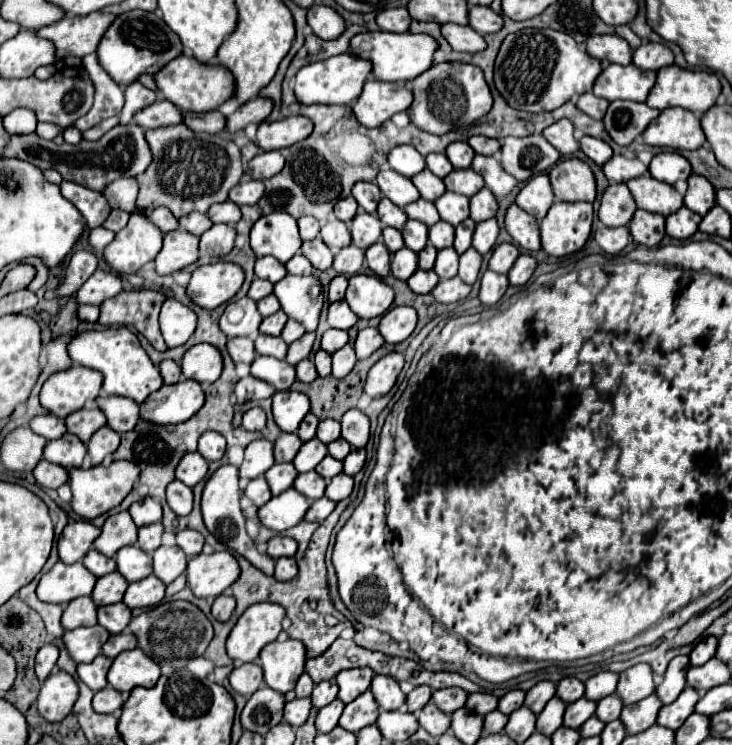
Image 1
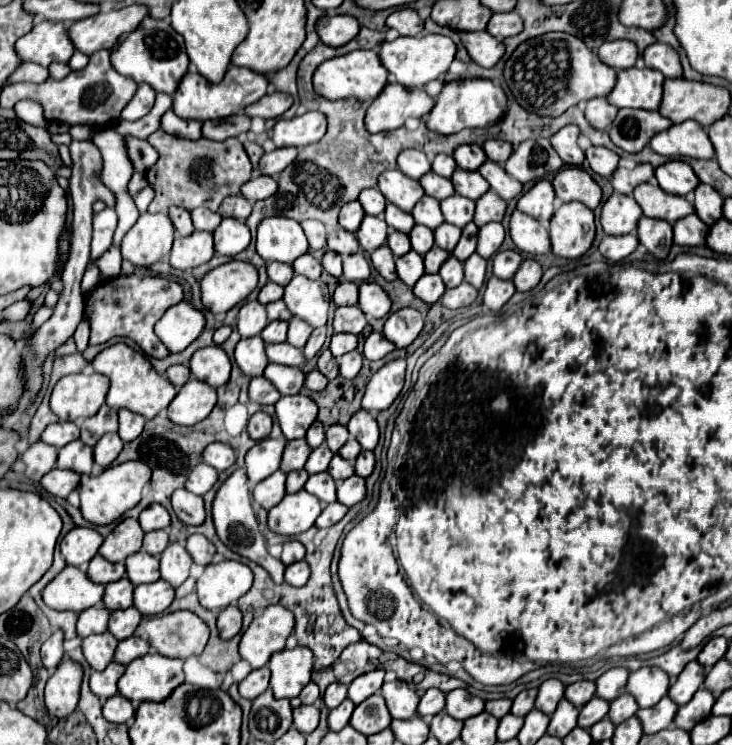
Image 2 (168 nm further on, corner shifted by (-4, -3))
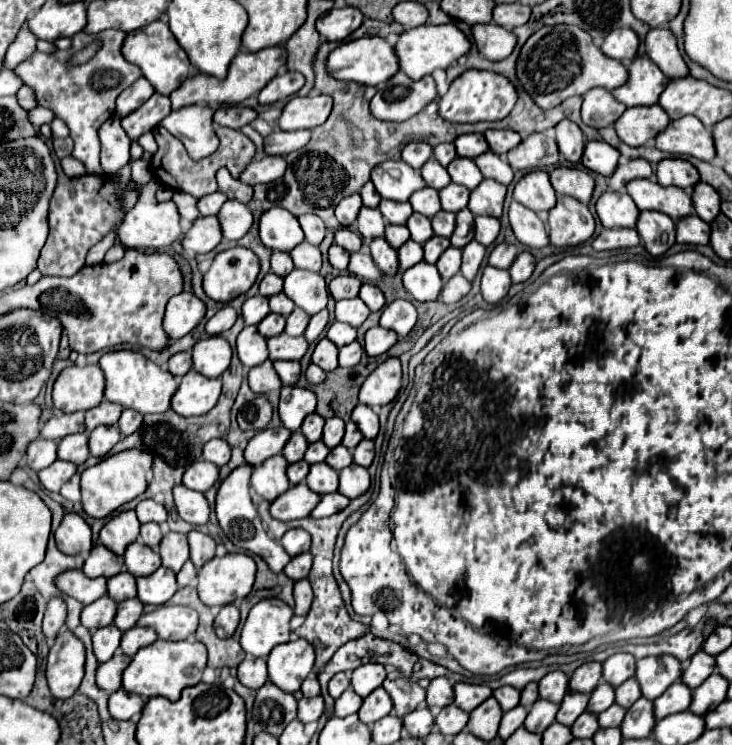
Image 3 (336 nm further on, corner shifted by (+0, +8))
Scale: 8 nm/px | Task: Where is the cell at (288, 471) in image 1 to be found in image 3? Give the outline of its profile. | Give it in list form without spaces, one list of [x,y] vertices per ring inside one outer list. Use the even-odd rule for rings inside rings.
[[[305,460],[295,462],[295,464],[289,464],[289,468],[287,468],[289,482],[291,482],[291,484],[299,484],[299,482],[303,482],[305,476],[307,476],[307,472],[309,472],[309,464],[307,464]]]

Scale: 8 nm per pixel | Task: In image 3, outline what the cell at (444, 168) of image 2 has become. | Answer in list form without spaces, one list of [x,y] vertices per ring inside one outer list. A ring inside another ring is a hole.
[[[437,144],[433,148],[433,156],[435,160],[441,164],[441,166],[449,166],[449,162],[453,158],[457,158],[457,152],[455,152],[455,144]]]

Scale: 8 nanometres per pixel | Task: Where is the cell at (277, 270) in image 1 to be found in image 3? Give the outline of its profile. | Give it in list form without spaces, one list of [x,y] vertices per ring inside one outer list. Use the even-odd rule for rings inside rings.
[[[273,252],[273,256],[271,256],[271,270],[273,270],[277,276],[285,278],[285,276],[293,270],[293,260],[291,260],[291,256],[289,256],[287,252]]]

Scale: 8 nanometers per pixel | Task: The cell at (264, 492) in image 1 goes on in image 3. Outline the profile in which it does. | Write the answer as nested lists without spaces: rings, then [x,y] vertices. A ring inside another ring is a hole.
[[[283,454],[267,458],[263,464],[253,468],[251,486],[253,490],[263,496],[267,502],[273,502],[277,496],[281,496],[285,490],[289,490],[289,478],[287,478],[287,466],[289,462],[283,458]]]

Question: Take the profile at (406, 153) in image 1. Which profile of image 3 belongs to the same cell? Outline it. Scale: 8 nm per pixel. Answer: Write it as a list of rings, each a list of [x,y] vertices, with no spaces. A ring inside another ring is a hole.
[[[411,142],[401,152],[401,158],[415,170],[419,170],[431,156],[433,156],[433,146],[429,146],[427,142]]]

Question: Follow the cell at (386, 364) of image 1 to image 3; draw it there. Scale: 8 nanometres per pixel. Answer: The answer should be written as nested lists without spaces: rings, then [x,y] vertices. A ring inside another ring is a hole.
[[[389,358],[379,364],[363,382],[359,392],[359,402],[367,406],[385,406],[393,402],[401,388],[401,364],[399,358]]]

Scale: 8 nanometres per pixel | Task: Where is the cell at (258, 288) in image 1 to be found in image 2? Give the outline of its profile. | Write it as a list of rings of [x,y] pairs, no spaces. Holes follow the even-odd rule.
[[[267,283],[261,291],[259,291],[259,303],[263,303],[263,305],[267,305],[267,303],[271,303],[271,301],[279,301],[283,297],[283,287],[281,285],[277,285],[277,283]]]

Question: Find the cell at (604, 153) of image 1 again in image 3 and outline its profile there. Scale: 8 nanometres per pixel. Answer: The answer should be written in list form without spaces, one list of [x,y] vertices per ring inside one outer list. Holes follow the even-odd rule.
[[[593,140],[593,142],[587,142],[581,162],[591,172],[611,176],[617,168],[617,160],[619,160],[619,152],[613,146],[601,140]]]

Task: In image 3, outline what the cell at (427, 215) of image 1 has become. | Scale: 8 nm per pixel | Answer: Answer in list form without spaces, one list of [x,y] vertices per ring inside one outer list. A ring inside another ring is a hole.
[[[423,188],[423,190],[417,190],[411,198],[409,198],[411,206],[415,212],[423,214],[423,216],[435,216],[439,210],[441,210],[441,204],[439,204],[439,194],[437,190],[433,188]]]

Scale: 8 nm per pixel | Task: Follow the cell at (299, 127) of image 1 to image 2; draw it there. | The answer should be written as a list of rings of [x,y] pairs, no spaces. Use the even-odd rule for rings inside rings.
[[[309,111],[293,119],[279,119],[273,127],[271,141],[275,143],[275,147],[287,147],[287,145],[303,147],[319,141],[325,135],[325,129],[327,129],[325,117],[317,111],[313,113]]]

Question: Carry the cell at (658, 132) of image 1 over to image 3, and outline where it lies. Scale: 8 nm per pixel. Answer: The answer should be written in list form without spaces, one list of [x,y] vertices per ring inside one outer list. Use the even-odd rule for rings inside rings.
[[[683,116],[679,120],[673,120],[655,138],[655,144],[659,150],[673,156],[693,156],[703,162],[711,162],[715,158],[711,130],[707,130],[695,116]]]

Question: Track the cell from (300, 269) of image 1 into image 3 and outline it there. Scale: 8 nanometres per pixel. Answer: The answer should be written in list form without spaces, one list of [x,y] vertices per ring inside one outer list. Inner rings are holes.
[[[301,242],[289,254],[295,262],[295,268],[303,268],[303,270],[311,270],[311,272],[321,270],[321,250],[317,246]]]

